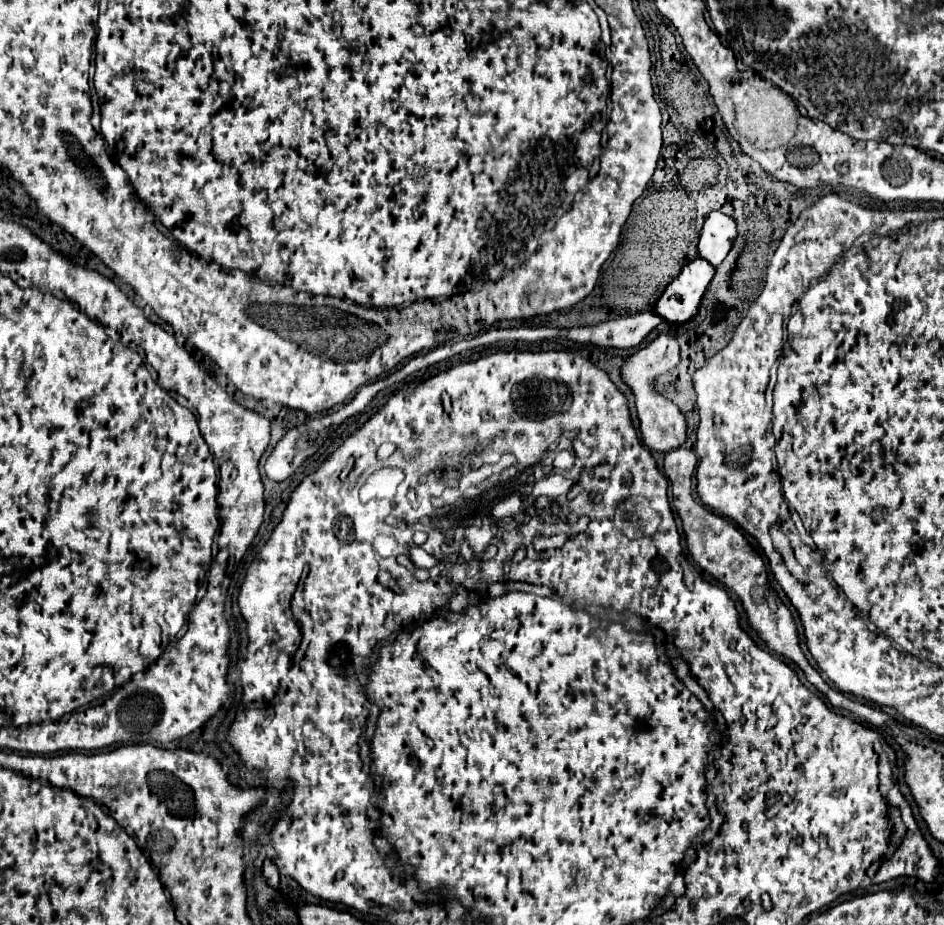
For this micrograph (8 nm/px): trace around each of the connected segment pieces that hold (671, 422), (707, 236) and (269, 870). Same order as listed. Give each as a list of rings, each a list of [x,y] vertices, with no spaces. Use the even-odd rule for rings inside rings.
[[[661,332],[647,346],[637,348],[634,354],[625,358],[625,362],[621,366],[621,378],[633,390],[633,396],[635,396],[635,406],[637,406],[637,414],[641,420],[643,442],[649,450],[655,450],[655,452],[669,452],[669,450],[679,448],[685,442],[687,426],[685,426],[683,414],[679,412],[679,408],[675,404],[669,404],[669,400],[663,398],[652,386],[654,379],[673,369],[679,359],[680,347],[676,337],[673,334]],[[623,370],[625,370],[625,374],[623,374]]]
[[[713,210],[705,218],[705,224],[701,228],[701,236],[699,236],[699,244],[697,244],[699,256],[703,260],[707,260],[709,264],[719,266],[723,262],[723,258],[727,256],[727,252],[731,250],[735,236],[737,236],[735,220],[727,214]]]
[[[269,858],[263,862],[263,878],[265,878],[265,882],[267,882],[267,886],[269,886],[269,888],[273,888],[273,890],[277,890],[277,892],[281,894],[281,886],[279,886],[279,872],[277,872],[277,866],[275,866]]]

